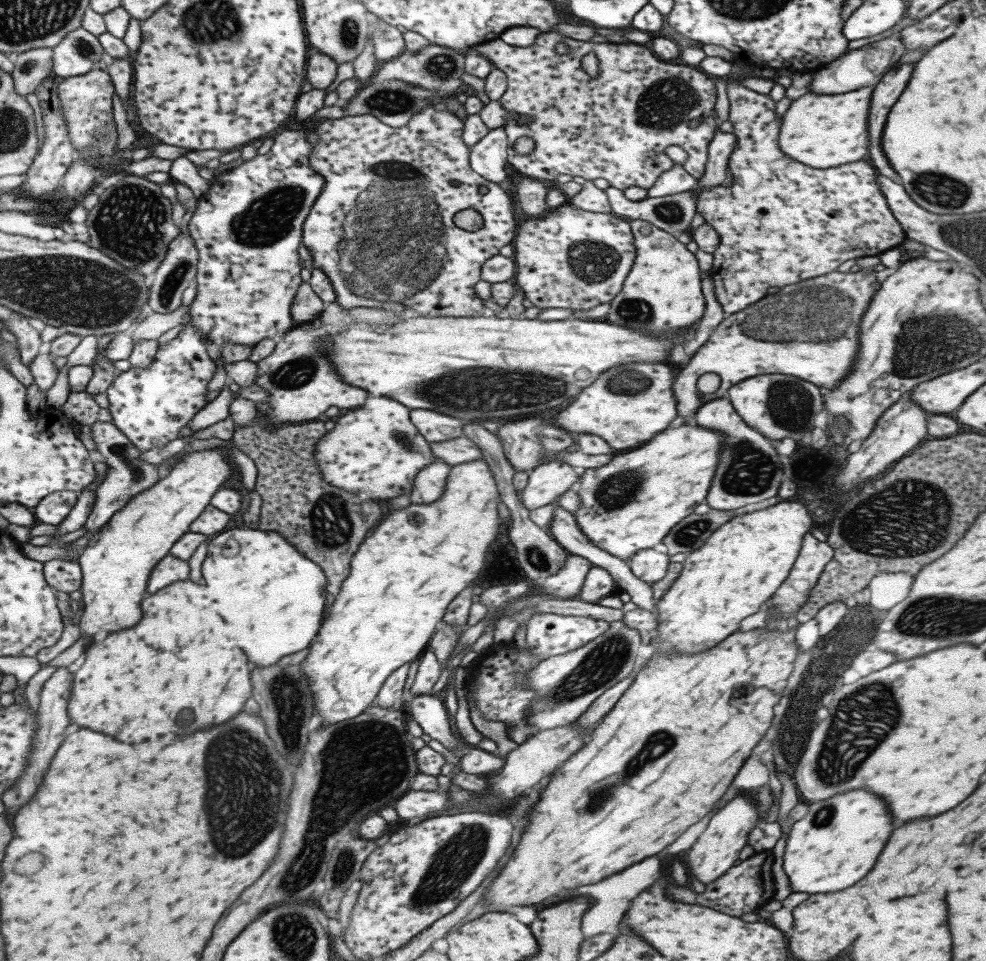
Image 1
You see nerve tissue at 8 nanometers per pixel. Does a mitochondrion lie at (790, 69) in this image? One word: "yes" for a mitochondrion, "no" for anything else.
no

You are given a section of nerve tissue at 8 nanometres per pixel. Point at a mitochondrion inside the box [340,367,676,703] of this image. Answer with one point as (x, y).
(615, 491)

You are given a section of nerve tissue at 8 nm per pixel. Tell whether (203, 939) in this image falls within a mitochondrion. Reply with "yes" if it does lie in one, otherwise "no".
no

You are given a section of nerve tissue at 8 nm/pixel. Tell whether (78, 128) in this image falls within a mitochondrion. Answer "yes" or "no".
no

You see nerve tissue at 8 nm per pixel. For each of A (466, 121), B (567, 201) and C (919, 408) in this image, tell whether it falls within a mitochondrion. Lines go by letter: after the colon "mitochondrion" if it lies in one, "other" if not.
A: other
B: other
C: other

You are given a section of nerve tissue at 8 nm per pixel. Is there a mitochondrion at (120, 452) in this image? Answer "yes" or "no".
yes

